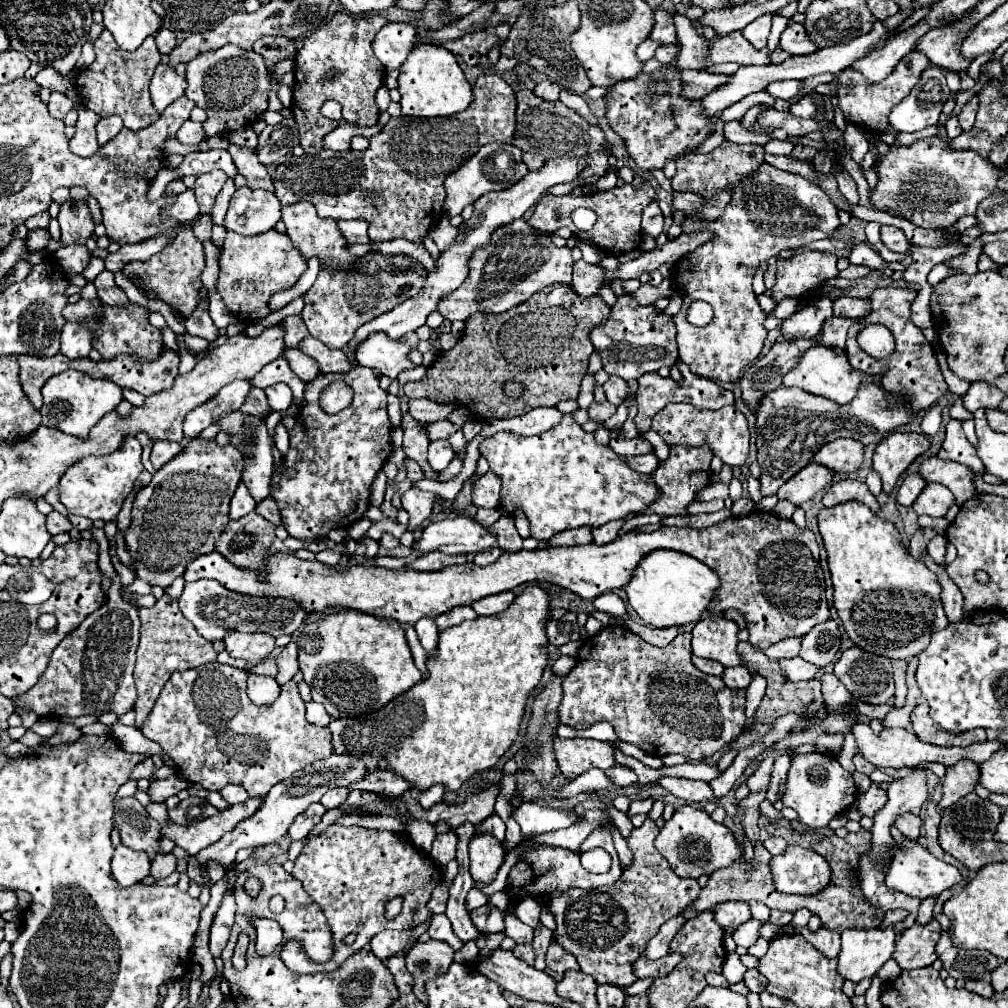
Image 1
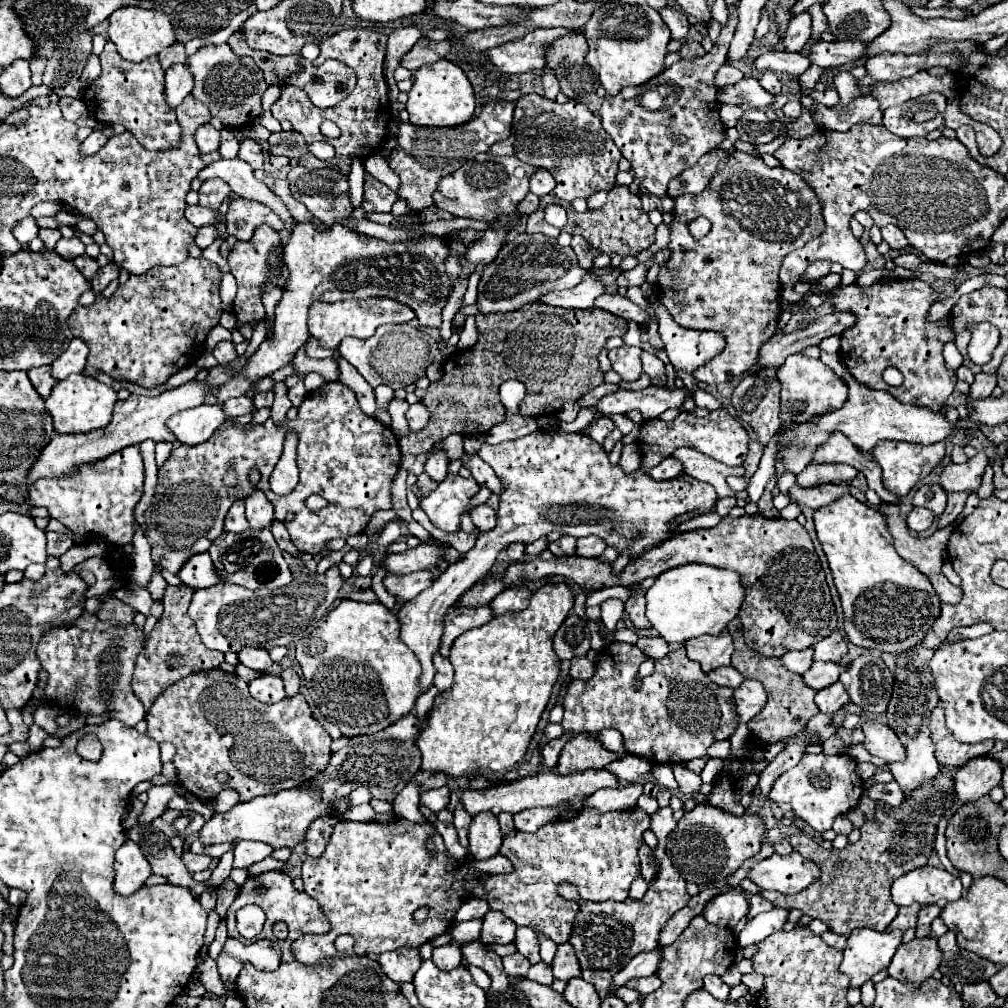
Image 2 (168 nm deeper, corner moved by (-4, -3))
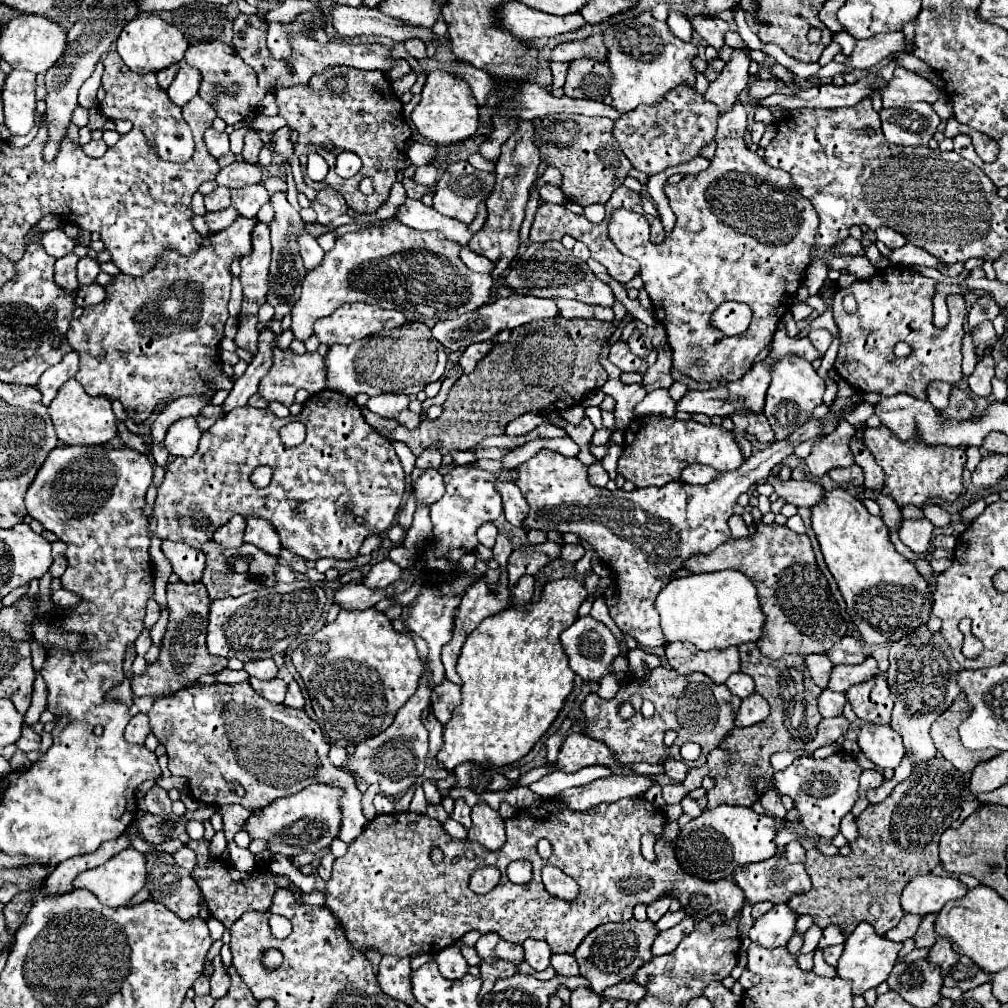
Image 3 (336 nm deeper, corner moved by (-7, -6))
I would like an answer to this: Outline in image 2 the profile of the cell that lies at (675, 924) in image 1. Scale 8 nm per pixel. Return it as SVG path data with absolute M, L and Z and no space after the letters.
M662 946L650 950L650 952L640 952L636 954L628 966L624 970L620 970L616 974L616 984L612 984L610 992L616 992L616 988L624 986L630 978L642 978L642 976L652 976L658 970L660 964L660 956L662 956Z

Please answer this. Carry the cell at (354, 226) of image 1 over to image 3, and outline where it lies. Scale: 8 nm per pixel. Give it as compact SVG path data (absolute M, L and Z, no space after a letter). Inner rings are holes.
M333 67L311 77L307 87L297 85L297 87L275 91L275 99L277 99L279 115L285 117L289 127L293 127L299 133L295 155L299 157L301 167L305 167L307 163L309 145L315 145L317 153L329 163L329 173L321 183L315 183L307 175L303 175L305 183L315 191L321 191L327 187L335 189L337 193L345 197L347 205L357 213L375 213L389 199L389 191L391 191L391 185L395 183L395 175L407 169L407 163L405 163L407 141L411 137L411 129L401 115L403 103L393 93L387 77L381 71L359 71L351 67ZM335 75L341 75L347 81L345 97L335 95L329 89L327 81ZM325 139L331 139L335 143L335 151L331 153L323 151L321 143ZM341 151L353 151L363 161L361 171L353 175L351 179L343 179L335 173L335 159ZM365 177L373 179L375 193L371 195L365 195L359 191L359 183Z

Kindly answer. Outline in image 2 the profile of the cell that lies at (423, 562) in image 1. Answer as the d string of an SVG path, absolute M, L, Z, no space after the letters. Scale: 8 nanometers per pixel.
M420 570L420 572L410 572L410 574L388 574L384 578L384 586L390 594L398 598L412 600L416 598L422 590L430 588L434 584L434 574L430 570Z

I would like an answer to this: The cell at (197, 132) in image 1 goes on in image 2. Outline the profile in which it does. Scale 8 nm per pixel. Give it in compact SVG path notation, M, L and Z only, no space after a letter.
M204 124L194 134L200 152L214 152L220 146L220 132L214 130L210 124Z

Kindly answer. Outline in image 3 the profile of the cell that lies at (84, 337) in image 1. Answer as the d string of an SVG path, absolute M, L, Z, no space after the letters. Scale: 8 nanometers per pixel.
M69 351L59 365L47 369L47 371L39 377L39 381L37 381L35 387L37 387L37 389L41 391L41 395L43 395L43 397L41 397L43 405L49 405L49 403L51 403L51 399L57 395L59 387L61 387L67 379L71 379L77 369L79 369L79 355L75 355L75 351Z

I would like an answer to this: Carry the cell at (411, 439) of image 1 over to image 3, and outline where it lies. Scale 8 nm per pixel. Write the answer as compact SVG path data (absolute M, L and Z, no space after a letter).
M383 393L383 395L377 395L377 397L371 397L367 403L367 409L381 415L381 417L387 417L391 419L391 415L397 415L399 411L407 409L409 405L409 397L407 395L393 395L393 393Z

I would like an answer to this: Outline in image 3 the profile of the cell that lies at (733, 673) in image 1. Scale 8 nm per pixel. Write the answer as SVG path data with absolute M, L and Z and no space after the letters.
M753 693L747 699L741 701L741 707L737 711L737 727L749 727L749 725L757 725L761 723L765 717L769 715L769 703L759 695Z

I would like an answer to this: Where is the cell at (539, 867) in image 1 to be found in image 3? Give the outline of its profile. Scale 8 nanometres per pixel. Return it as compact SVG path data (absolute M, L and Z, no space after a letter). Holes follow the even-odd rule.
M629 797L619 799L615 803L601 803L599 807L591 807L587 811L571 811L559 803L559 799L545 799L543 803L535 807L517 809L515 817L505 819L507 829L507 841L499 851L485 851L479 843L463 839L455 841L451 839L443 825L437 819L431 819L427 815L419 813L389 813L389 815L377 815L373 821L367 823L363 835L355 843L349 845L347 853L333 863L333 875L327 881L327 909L341 921L347 939L351 945L359 951L379 951L381 955L399 955L399 957L415 957L419 953L435 955L443 947L449 947L457 943L467 931L479 931L485 933L497 933L509 943L521 945L527 937L533 939L545 939L553 953L575 953L575 949L581 945L581 941L599 925L603 923L619 923L633 919L635 905L651 905L653 901L669 895L681 903L681 909L691 915L695 923L709 917L711 913L721 913L723 919L733 919L735 913L743 907L745 895L739 891L737 883L731 879L719 879L719 881L707 881L701 877L695 877L691 873L685 873L675 857L675 849L671 841L661 839L663 827L667 819L665 813L649 803L643 797ZM653 833L657 835L655 843L655 855L657 859L645 861L641 855L641 835ZM547 839L553 847L553 853L549 859L541 859L537 853L537 841ZM465 847L471 847L477 857L473 861L465 859ZM441 849L443 861L433 863L431 851ZM527 859L533 865L533 879L527 885L515 885L507 879L507 865L511 861ZM483 865L495 865L501 871L501 881L495 889L491 889L485 895L477 895L469 889L469 877L471 871ZM543 865L555 865L565 875L573 877L579 885L579 895L573 901L559 899L545 891L541 881L541 867Z

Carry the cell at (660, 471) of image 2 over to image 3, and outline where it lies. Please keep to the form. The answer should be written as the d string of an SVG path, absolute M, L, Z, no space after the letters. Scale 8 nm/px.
M691 465L691 467L683 469L681 481L683 483L705 485L705 483L711 483L713 479L717 479L717 477L719 477L719 471L713 469L713 467L707 467L707 465Z

